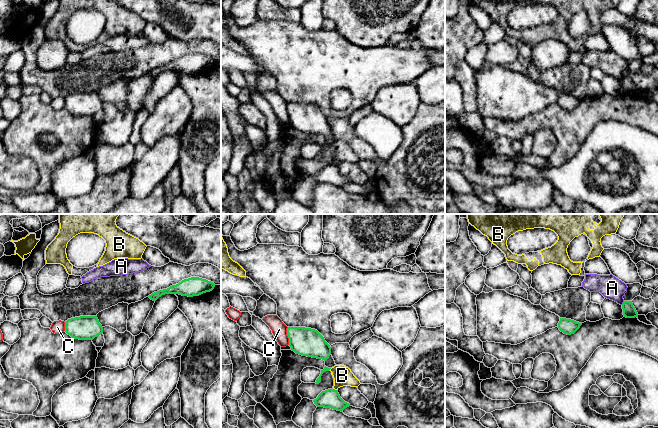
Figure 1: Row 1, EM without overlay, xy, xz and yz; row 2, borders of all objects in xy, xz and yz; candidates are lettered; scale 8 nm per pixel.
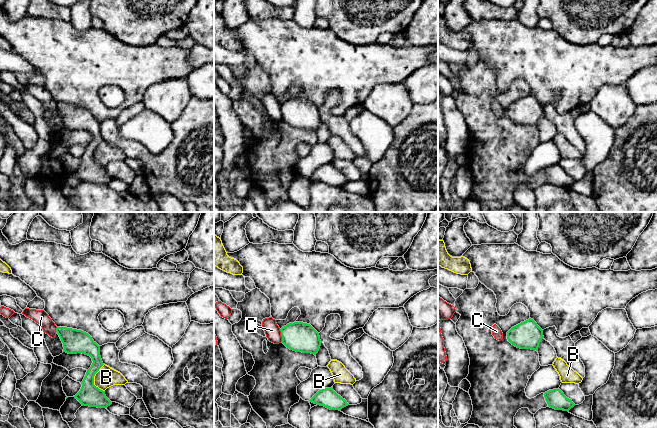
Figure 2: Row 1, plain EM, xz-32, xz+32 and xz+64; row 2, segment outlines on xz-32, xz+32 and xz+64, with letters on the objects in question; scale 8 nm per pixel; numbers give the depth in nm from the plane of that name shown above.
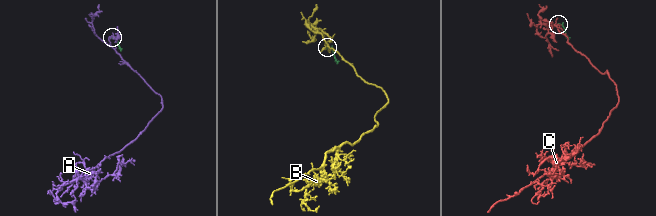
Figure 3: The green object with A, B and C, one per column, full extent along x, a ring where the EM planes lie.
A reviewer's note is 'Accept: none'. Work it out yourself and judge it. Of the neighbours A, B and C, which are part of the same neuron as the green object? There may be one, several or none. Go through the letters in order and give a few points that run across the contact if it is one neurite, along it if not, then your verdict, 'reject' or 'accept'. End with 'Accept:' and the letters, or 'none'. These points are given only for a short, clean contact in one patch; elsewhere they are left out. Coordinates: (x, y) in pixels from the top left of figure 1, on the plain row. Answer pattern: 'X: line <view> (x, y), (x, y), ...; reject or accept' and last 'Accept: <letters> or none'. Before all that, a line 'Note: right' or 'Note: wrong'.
Note: right
A: line yz (624, 77), (621, 80); reject
B: line xz (333, 164), (337, 166); reject
C: line xz (287, 103), (289, 120); reject
Accept: none

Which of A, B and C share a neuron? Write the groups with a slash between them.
A / B / C

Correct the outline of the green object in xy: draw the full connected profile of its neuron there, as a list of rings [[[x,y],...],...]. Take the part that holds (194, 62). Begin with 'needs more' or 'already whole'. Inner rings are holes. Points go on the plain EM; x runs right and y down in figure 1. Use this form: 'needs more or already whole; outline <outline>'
already whole; outline [[[191,53],[184,55],[178,60],[172,61],[167,65],[154,68],[148,73],[153,77],[156,77],[159,73],[165,70],[179,70],[182,72],[193,73],[210,68],[214,63],[215,60],[211,57],[199,53]]]

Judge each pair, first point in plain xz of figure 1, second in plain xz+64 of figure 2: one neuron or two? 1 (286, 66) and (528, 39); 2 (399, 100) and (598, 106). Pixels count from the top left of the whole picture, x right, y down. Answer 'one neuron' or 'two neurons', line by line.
1: one neuron
2: one neuron

